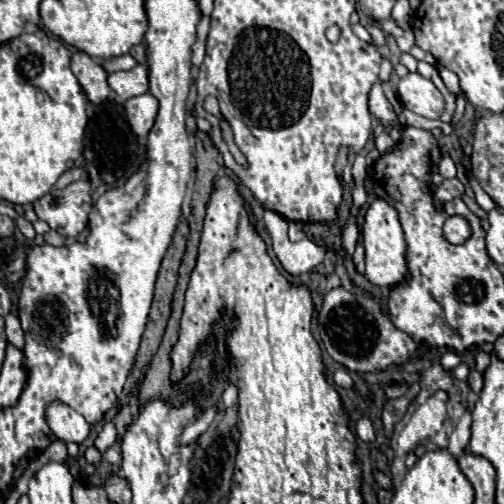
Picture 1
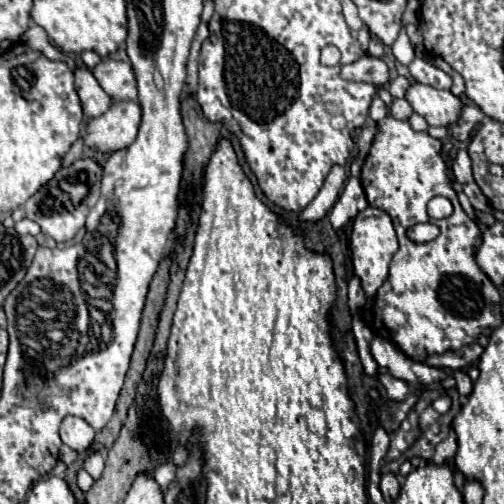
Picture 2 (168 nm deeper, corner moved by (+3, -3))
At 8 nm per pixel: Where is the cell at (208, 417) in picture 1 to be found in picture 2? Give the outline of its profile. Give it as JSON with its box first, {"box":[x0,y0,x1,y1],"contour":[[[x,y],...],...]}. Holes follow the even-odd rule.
{"box":[154,460,176,492],"contour":[[[168,460],[158,466],[154,473],[154,479],[160,485],[163,492],[168,489],[168,486],[175,479],[176,476],[176,466],[171,460]]]}

